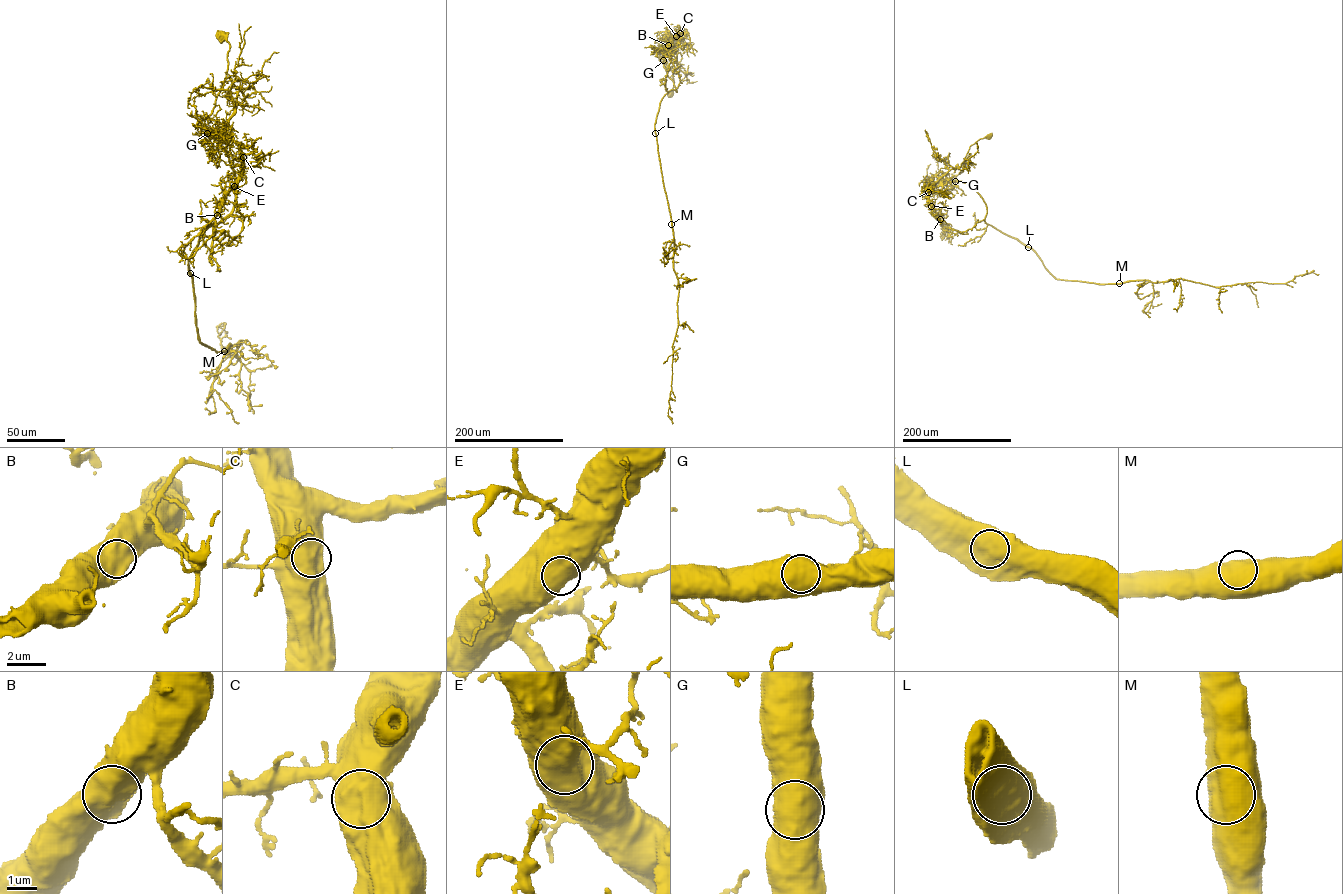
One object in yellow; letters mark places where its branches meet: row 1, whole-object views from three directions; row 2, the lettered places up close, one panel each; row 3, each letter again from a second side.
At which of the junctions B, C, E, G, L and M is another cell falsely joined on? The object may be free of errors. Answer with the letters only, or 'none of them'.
none of them

